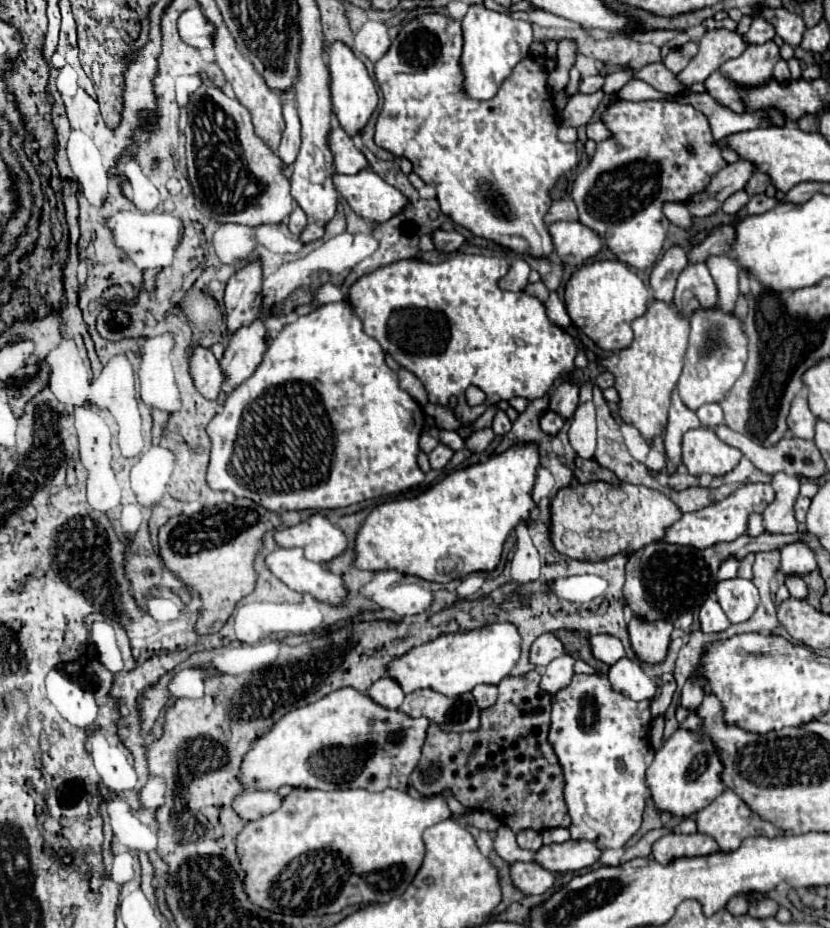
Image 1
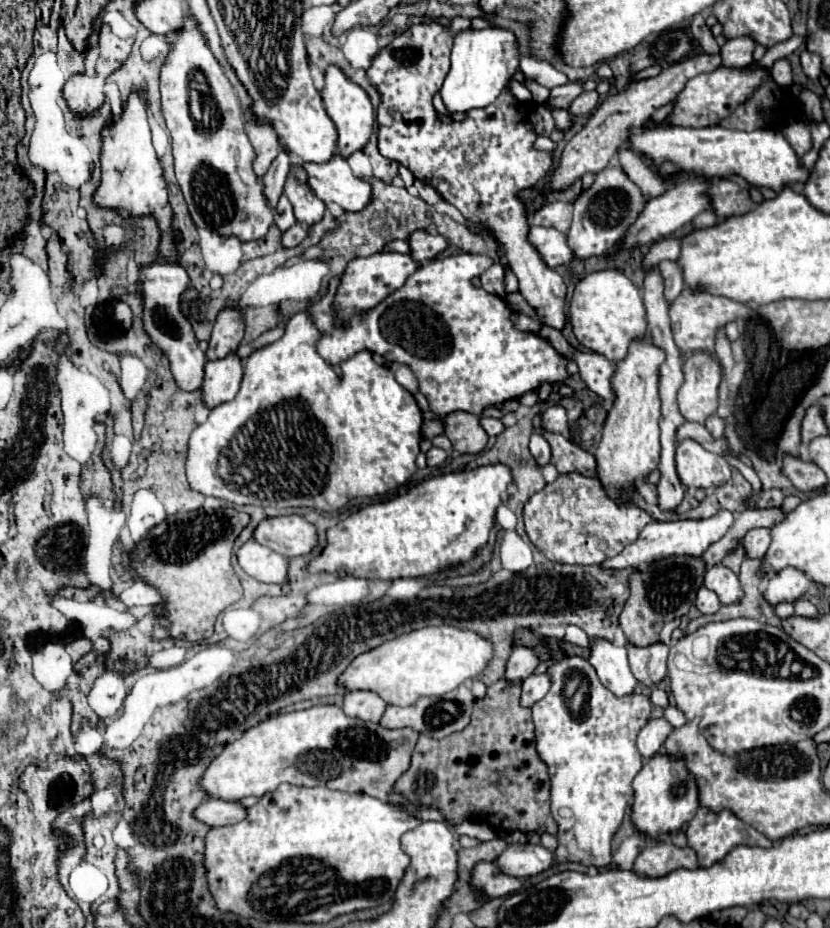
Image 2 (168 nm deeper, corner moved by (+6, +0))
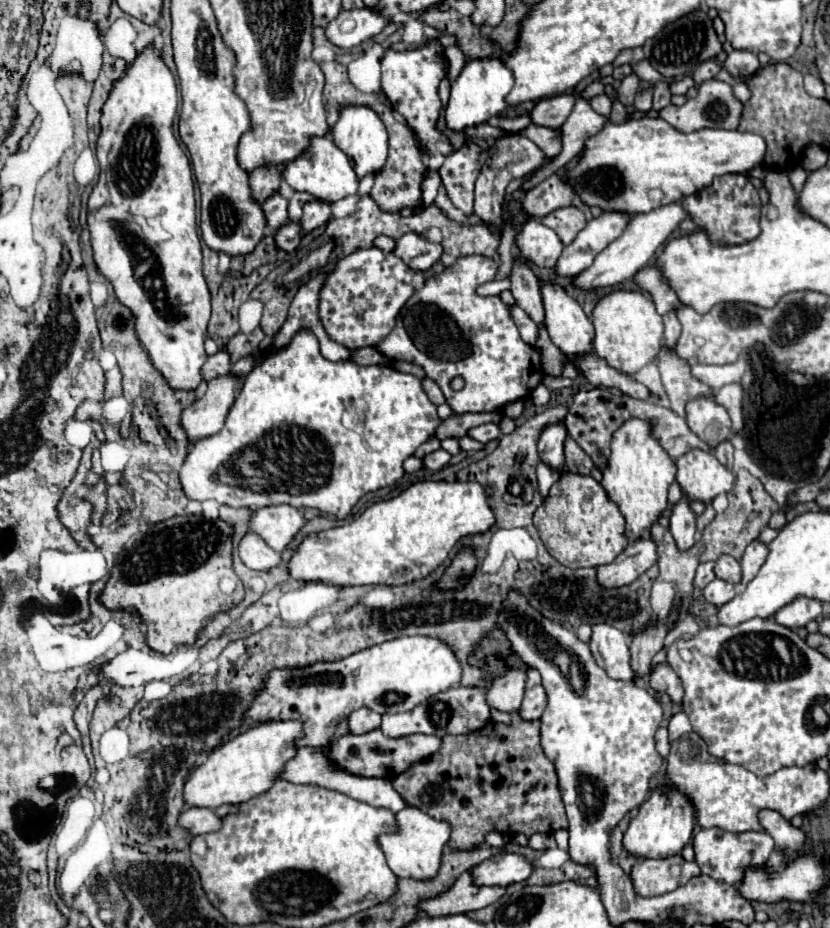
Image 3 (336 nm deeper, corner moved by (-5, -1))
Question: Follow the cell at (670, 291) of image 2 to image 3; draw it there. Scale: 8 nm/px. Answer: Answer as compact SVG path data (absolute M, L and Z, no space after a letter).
M672 310L672 312L668 312L668 314L664 316L664 326L666 326L664 344L666 344L668 348L674 348L678 336L680 336L680 322L678 322L678 318L676 318L676 310Z

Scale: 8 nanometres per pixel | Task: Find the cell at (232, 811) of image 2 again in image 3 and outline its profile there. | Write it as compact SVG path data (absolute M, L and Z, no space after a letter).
M188 806L180 814L180 826L184 826L186 830L190 830L192 836L216 832L216 828L220 828L220 820L222 818L212 808Z

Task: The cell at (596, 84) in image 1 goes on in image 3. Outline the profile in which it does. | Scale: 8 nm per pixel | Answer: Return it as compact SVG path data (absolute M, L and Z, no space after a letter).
M560 94L560 96L544 98L530 112L532 122L540 124L540 126L560 128L566 122L566 116L570 116L574 102L576 102L574 94Z

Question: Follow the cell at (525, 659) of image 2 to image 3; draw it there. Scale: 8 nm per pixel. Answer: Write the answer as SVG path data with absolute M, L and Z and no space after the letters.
M510 668L502 676L498 676L488 690L488 704L502 710L502 712L516 712L520 710L522 698L526 690L526 670L524 668Z

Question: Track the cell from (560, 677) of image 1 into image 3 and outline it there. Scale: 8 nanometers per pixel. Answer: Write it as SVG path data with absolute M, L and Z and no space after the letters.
M542 684L528 688L526 694L524 694L524 702L520 706L520 716L524 720L536 720L536 718L542 716L546 704L548 704L548 696L546 696Z

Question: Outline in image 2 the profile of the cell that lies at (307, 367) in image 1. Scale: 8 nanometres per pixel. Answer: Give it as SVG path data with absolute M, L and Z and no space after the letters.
M297 313L297 315L289 317L289 321L285 325L285 333L283 333L281 339L277 339L275 343L271 343L267 347L261 347L261 349L253 351L249 355L249 359L245 359L243 381L241 381L241 389L239 389L237 397L229 403L221 403L215 409L211 409L209 419L203 425L199 425L189 437L185 473L187 473L189 487L193 491L199 491L203 495L211 495L211 497L217 497L217 499L225 499L225 501L235 503L235 505L259 505L259 507L273 507L273 509L311 507L311 509L317 509L317 511L333 513L333 511L345 507L347 501L353 499L353 497L373 497L373 495L381 495L381 493L387 493L391 489L397 489L399 485L403 485L417 471L415 457L419 455L423 413L421 413L417 401L413 399L413 395L397 383L395 375L387 367L377 365L369 351L359 351L357 355L353 355L351 359L341 363L341 375L337 375L317 355L315 343L319 339L319 335L321 333L313 325L309 315L307 313Z

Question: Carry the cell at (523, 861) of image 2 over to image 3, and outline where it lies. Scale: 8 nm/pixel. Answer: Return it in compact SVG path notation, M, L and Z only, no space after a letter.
M500 852L472 868L474 882L484 886L510 886L528 880L532 872L534 864L526 856L514 852Z

